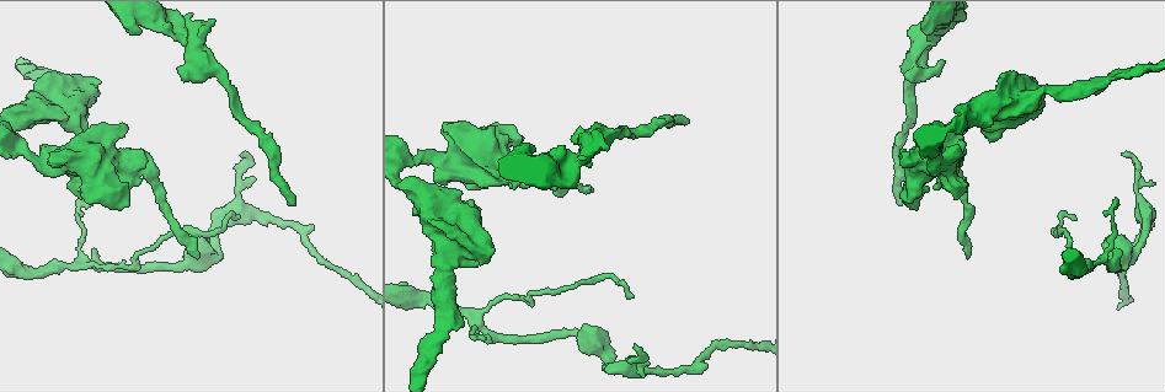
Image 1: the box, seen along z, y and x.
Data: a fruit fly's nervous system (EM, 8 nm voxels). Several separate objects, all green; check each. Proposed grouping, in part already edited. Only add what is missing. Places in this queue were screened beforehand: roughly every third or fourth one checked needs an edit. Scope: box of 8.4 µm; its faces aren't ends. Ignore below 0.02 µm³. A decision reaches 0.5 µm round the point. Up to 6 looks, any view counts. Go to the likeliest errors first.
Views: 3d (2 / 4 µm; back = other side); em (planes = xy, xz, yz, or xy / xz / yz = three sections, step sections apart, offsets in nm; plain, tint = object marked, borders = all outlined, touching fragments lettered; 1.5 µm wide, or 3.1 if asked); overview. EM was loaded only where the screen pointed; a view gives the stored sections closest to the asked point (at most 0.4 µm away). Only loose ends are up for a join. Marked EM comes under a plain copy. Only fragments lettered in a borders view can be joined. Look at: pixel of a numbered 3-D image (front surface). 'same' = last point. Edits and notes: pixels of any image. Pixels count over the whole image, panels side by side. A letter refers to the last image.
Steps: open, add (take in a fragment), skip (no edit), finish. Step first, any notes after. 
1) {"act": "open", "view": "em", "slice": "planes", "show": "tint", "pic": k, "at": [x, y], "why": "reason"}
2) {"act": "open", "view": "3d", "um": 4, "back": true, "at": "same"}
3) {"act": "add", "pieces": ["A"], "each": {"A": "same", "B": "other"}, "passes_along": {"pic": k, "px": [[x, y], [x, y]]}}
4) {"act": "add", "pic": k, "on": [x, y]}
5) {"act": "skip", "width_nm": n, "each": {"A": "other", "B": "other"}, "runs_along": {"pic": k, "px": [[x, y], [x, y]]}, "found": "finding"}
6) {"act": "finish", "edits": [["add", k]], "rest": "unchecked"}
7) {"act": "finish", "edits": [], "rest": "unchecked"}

{"act": "open", "view": "em", "slice": "xz", "step": 8, "show": "tint", "pic": 1, "at": [898, 204], "why": "branch stops here"}

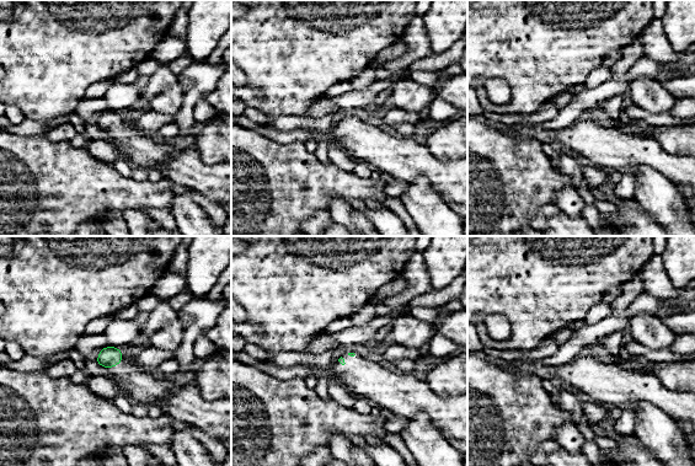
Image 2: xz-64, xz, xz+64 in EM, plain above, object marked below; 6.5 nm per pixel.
{"act": "open", "view": "em", "slice": "planes", "show": "borders", "at": "same"}

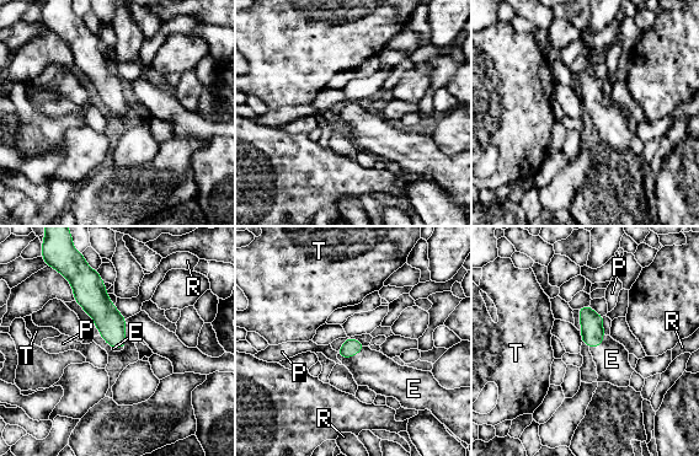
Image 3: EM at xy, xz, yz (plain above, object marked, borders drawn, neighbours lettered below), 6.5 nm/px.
{"act": "add", "pieces": ["E"], "each": {"E": "same", "P": "other", "R": "other", "T": "other"}, "passes_along": {"pic": 3, "px": [[351, 347], [351, 355], [369, 368]]}, "found": "it goes on there"}

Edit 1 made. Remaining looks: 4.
{"act": "open", "view": "3d", "um": 2, "pic": 1, "at": [1126, 154], "why": "tapers out"}

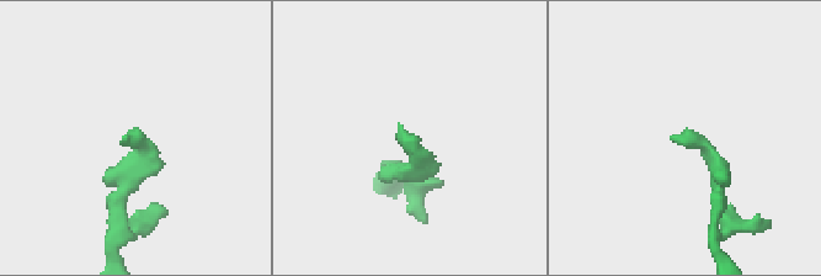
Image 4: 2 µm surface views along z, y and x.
{"act": "open", "view": "em", "slice": "yz", "step": 4, "show": "borders", "pic": 4, "at": [120, 144]}

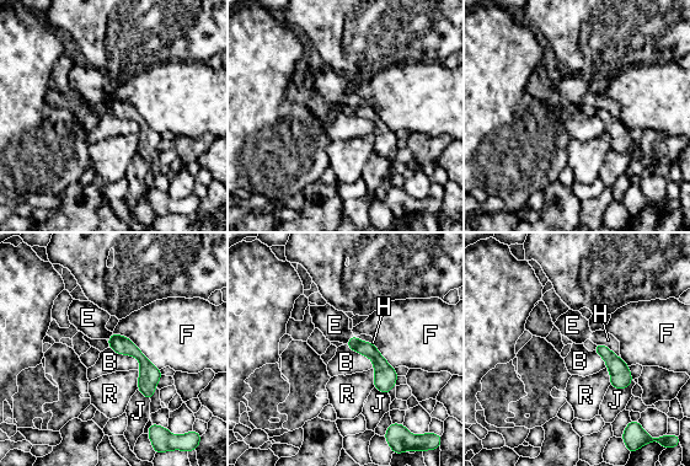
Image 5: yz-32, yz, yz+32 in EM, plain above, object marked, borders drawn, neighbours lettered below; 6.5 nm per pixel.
{"act": "skip", "width_nm": 110, "each": {"B": "other", "E": "other", "F": "other", "H": "other", "J": "other", "R": "other"}, "border": {"pic": 5, "px": [[113, 332], [126, 336], [160, 369]]}, "found": "none of them fits"}

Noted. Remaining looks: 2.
{"act": "open", "view": "em", "slice": "planes", "show": "borders", "pic": 1, "at": [991, 141], "why": "free end"}

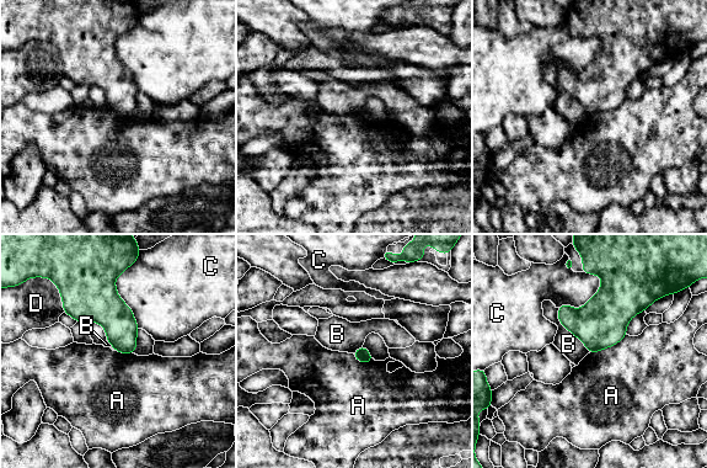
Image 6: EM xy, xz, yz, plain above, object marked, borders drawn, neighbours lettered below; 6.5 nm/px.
{"act": "skip", "each": {"A": "other", "B": "other", "C": "other", "D": "other"}, "border": {"pic": 6, "px": [[626, 334], [615, 344], [589, 354]]}, "found": "no lettered fragment goes on from it"}

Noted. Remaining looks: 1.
{"act": "finish", "edits": [["add", 3]], "rest": "unchecked"}

